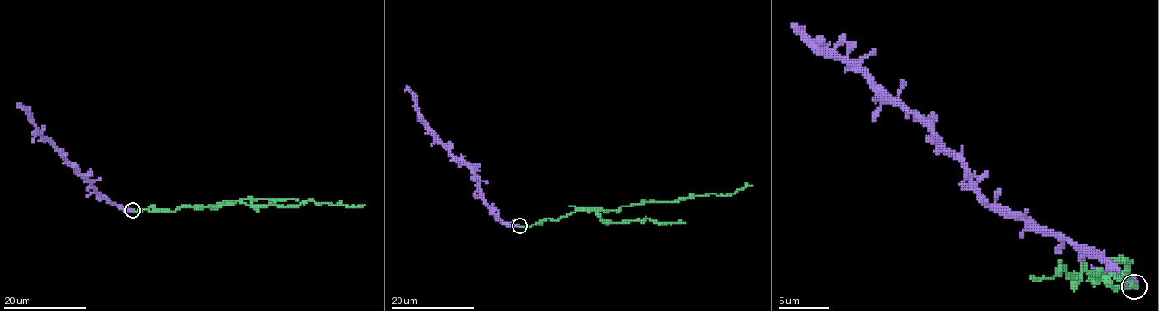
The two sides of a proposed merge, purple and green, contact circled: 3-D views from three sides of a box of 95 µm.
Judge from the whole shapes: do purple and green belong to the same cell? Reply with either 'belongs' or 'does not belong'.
does not belong

